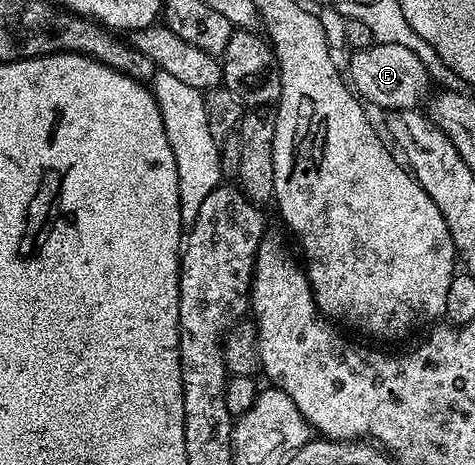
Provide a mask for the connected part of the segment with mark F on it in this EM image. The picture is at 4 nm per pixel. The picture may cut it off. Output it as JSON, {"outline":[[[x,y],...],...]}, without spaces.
{"outline":[[[374,42],[371,47],[356,48],[352,54],[349,59],[347,79],[352,90],[366,104],[374,103],[375,106],[382,107],[382,112],[385,113],[402,111],[416,108],[420,104],[417,102],[421,98],[424,100],[430,94],[431,80],[427,69],[423,61],[419,61],[419,57],[411,53],[411,49],[406,49],[403,45]]]}

